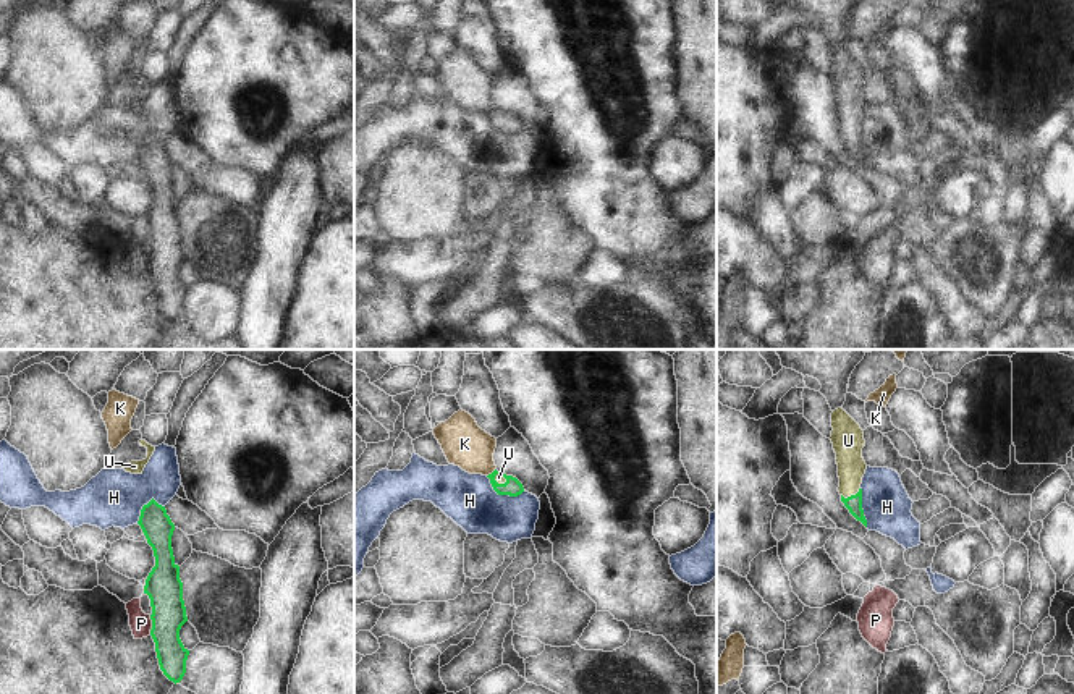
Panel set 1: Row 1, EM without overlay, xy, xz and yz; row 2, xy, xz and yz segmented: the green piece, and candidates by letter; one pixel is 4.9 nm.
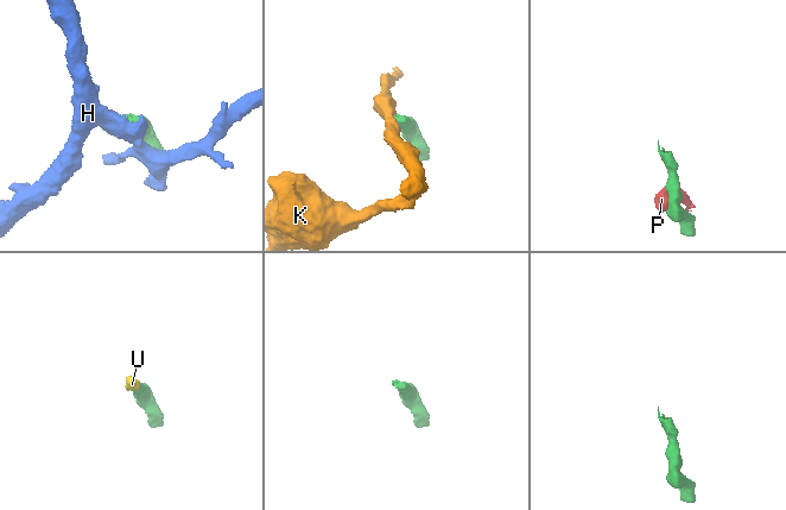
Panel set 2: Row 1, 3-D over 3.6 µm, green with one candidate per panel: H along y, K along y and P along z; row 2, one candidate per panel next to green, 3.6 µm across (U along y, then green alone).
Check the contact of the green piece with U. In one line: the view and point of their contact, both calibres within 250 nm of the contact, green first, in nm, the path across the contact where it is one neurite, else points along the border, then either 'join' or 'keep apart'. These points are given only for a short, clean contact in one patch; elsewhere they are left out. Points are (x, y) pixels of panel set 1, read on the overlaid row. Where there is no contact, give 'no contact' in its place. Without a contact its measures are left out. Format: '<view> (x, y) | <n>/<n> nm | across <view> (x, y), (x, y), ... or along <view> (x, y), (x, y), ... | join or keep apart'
yz (851, 495) | 80/150 nm | across yz (854, 502), (851, 495), (848, 445) | join

